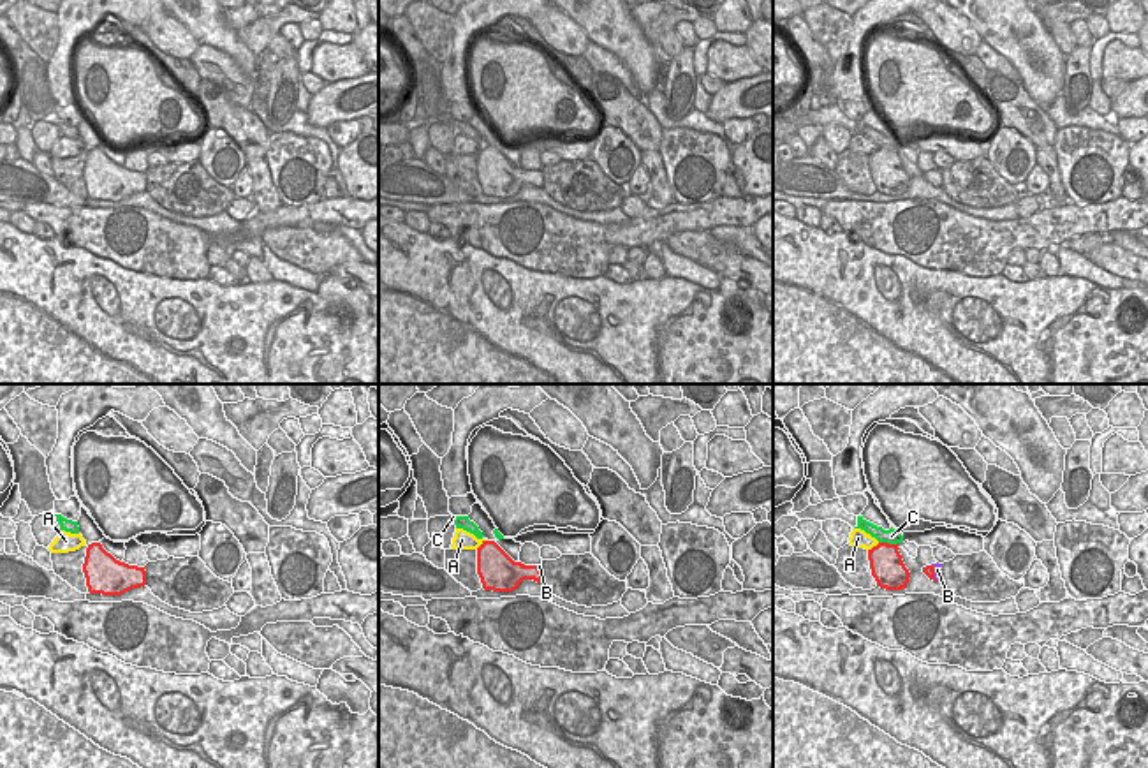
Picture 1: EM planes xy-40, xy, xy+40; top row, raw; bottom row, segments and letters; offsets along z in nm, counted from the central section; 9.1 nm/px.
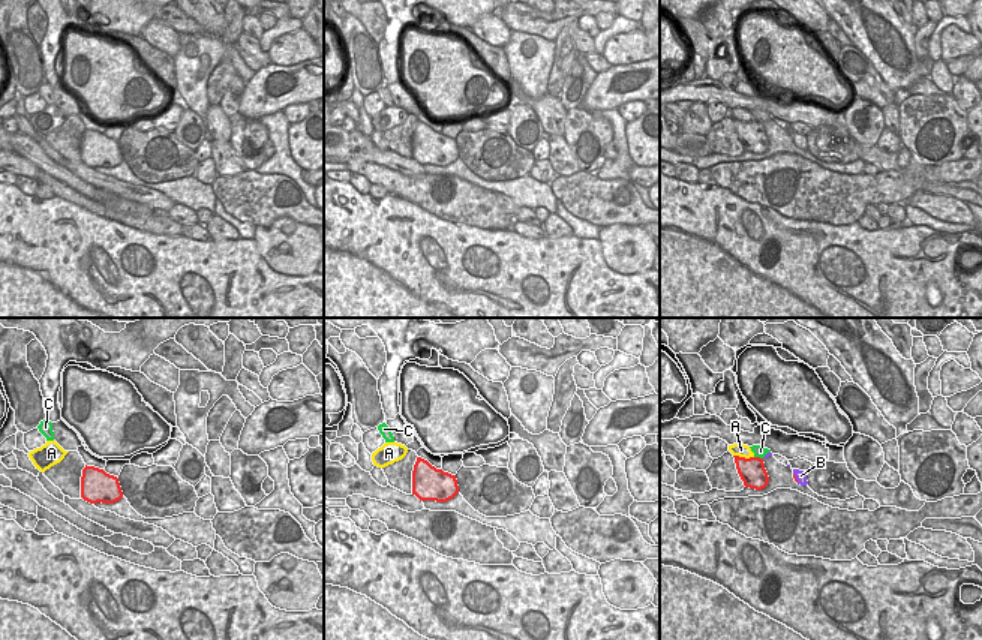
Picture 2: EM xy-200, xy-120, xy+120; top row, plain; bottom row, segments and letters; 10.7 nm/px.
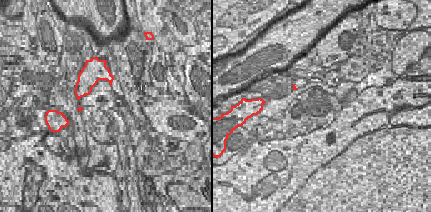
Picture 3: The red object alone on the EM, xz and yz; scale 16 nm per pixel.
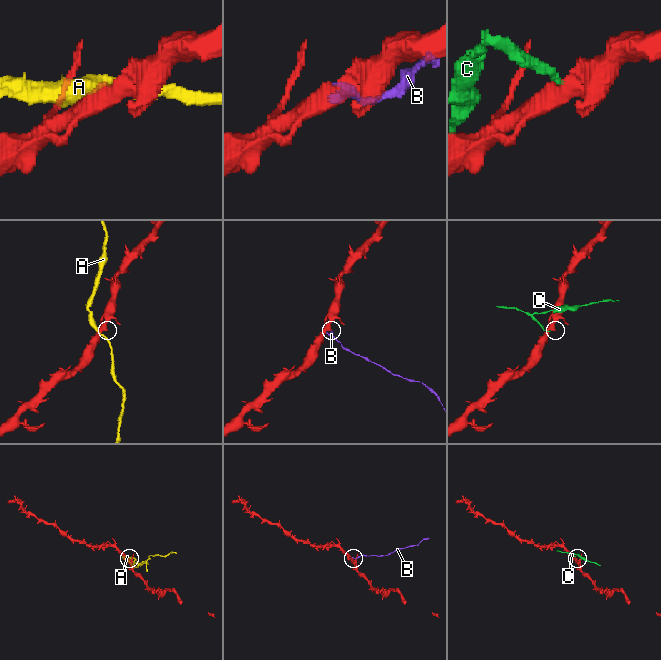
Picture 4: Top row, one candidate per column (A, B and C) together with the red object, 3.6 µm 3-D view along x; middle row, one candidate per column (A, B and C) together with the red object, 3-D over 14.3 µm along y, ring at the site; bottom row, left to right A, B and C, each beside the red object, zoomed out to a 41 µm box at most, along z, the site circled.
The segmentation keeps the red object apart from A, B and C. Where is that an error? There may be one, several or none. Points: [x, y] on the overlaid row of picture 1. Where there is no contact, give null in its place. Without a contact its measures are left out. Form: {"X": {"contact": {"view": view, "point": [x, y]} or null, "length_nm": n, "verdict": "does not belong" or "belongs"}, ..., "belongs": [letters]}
{"A": {"contact": {"view": "xy", "point": [483, 543]}, "length_nm": 140, "verdict": "does not belong"}, "B": {"contact": {"view": "xy+40", "point": [934, 573]}, "length_nm": 170, "verdict": "does not belong"}, "C": {"contact": {"view": "xy+40", "point": [886, 543]}, "length_nm": 180, "verdict": "does not belong"}, "belongs": []}

